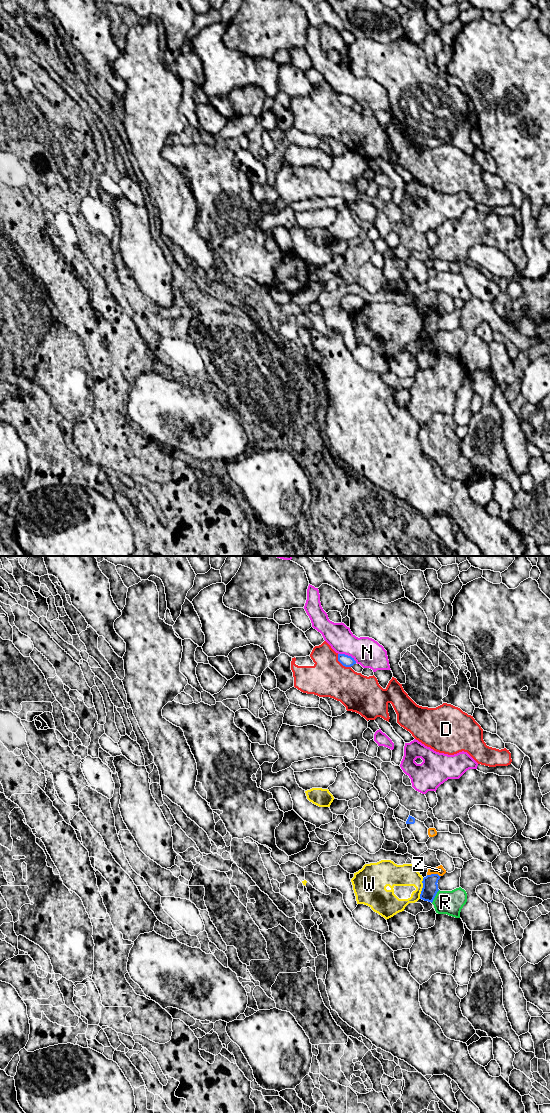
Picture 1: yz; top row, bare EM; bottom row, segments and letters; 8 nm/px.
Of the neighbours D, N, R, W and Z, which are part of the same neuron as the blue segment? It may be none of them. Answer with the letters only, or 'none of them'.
none of them

